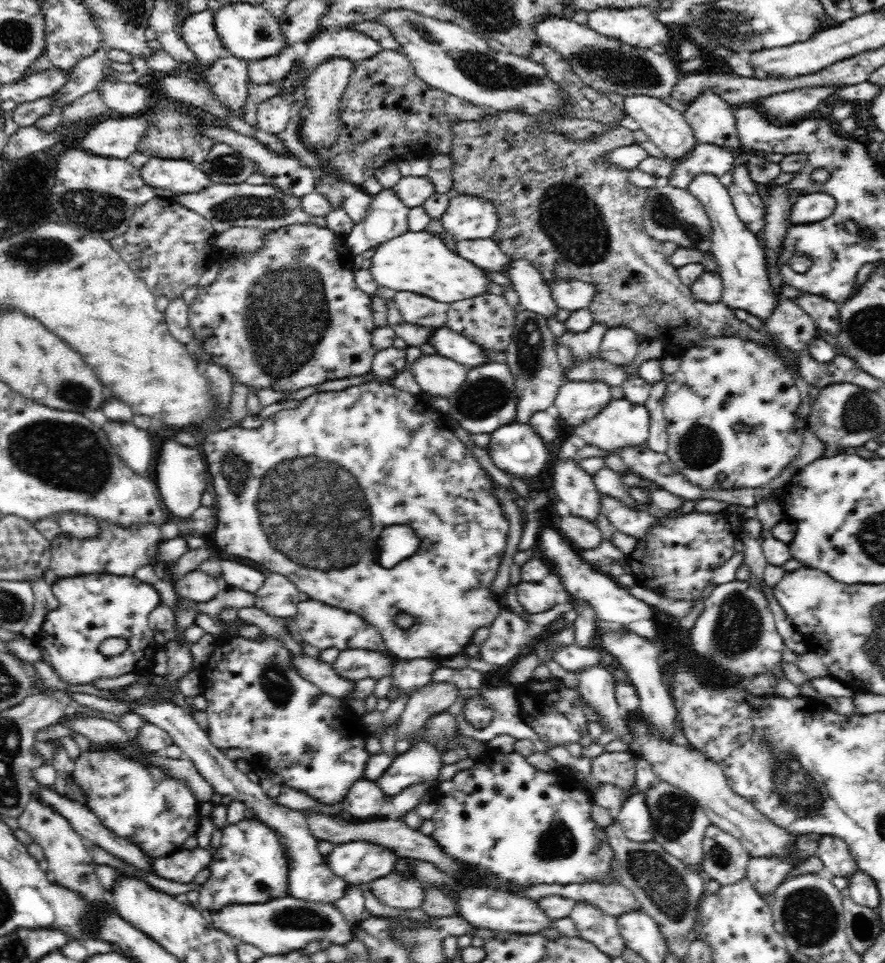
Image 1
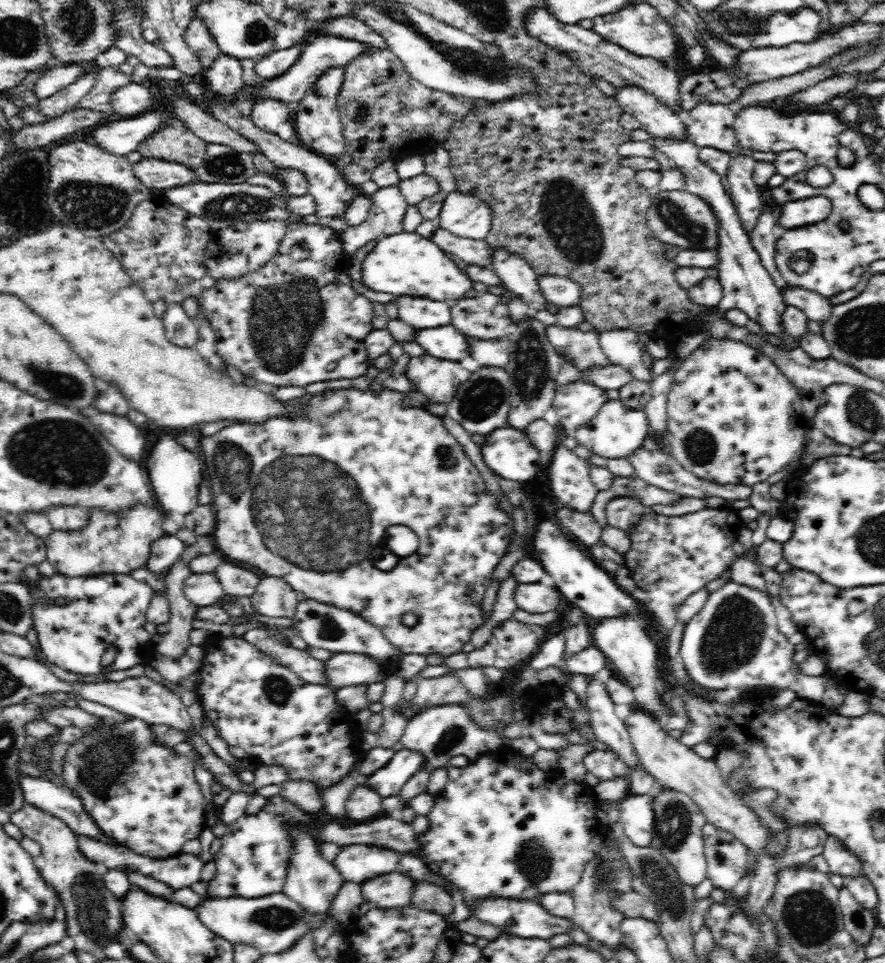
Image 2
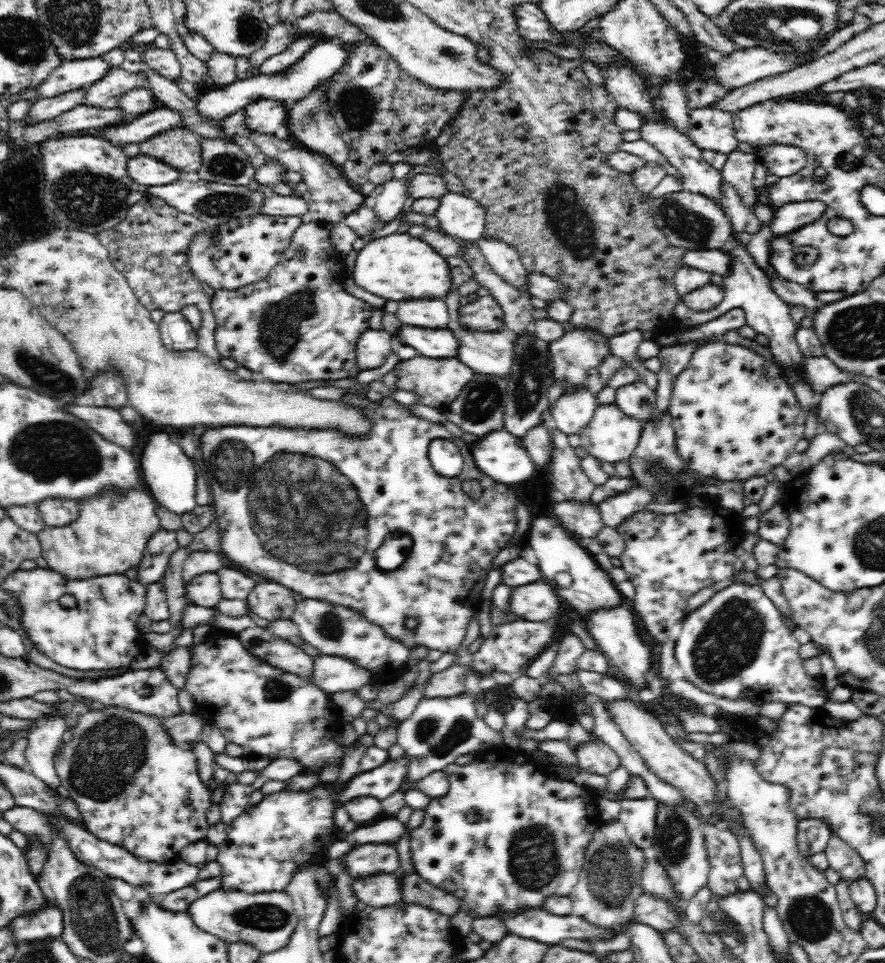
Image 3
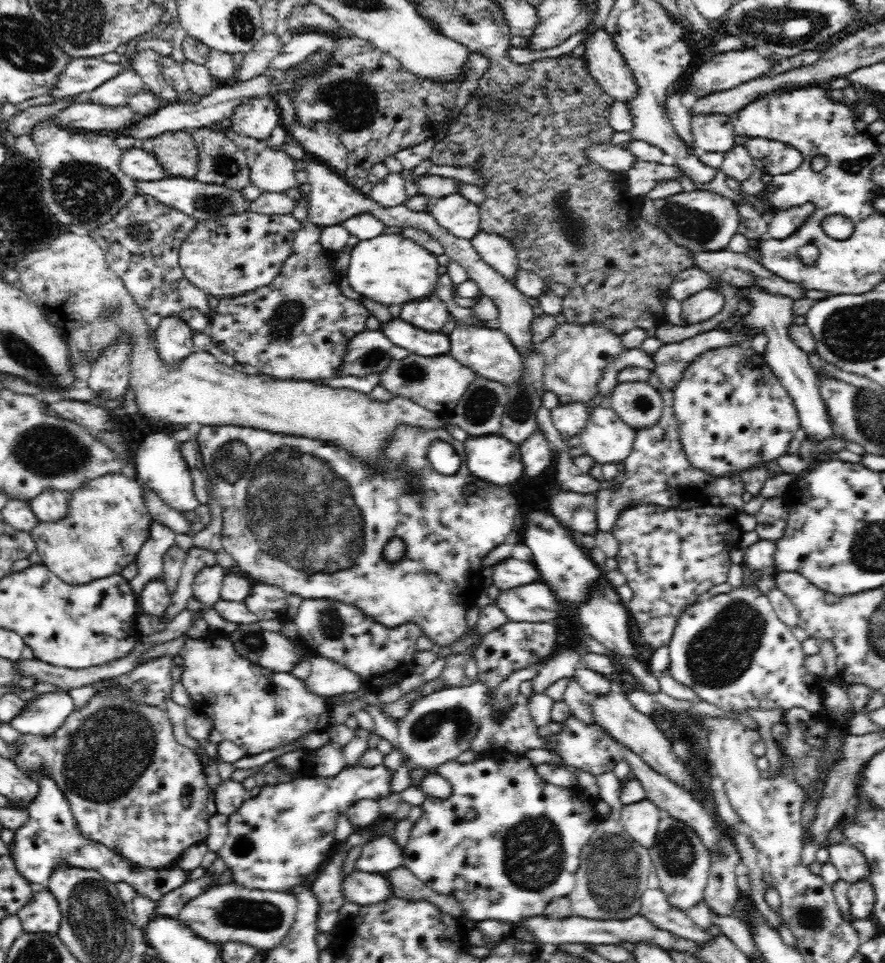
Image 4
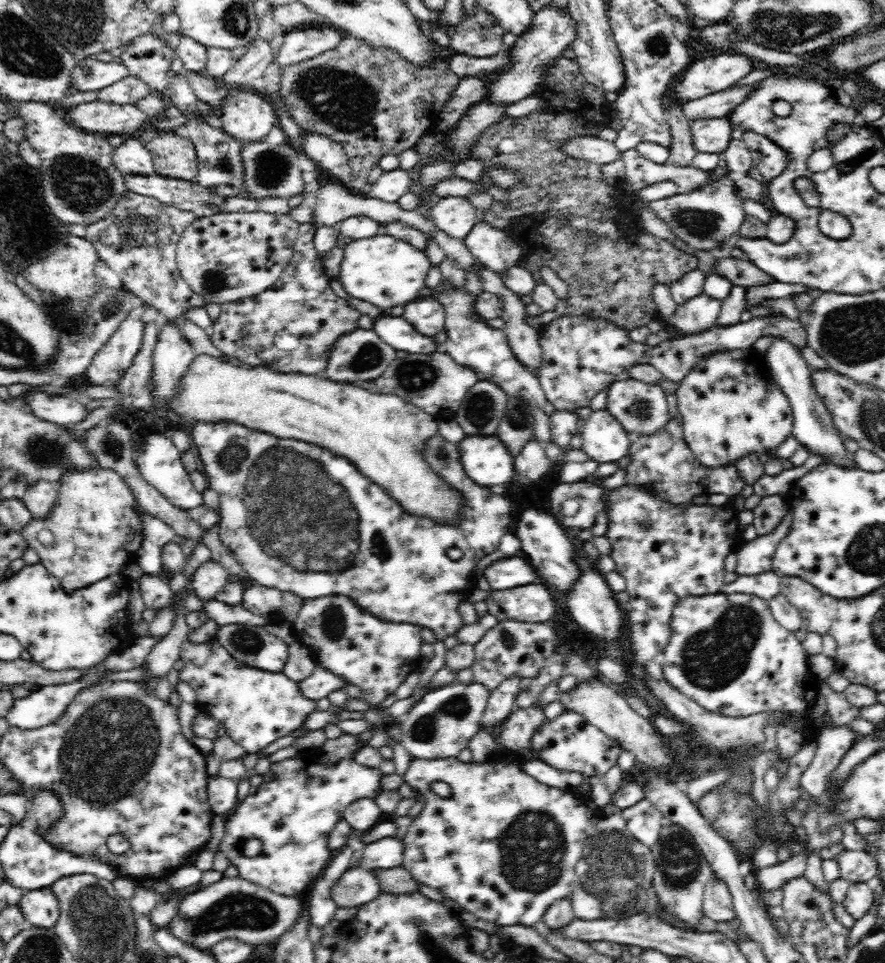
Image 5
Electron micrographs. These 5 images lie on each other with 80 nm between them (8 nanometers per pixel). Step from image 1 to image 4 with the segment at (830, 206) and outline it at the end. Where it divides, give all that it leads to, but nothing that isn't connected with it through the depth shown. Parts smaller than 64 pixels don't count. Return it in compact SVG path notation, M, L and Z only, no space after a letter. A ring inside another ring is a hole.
M811 203L788 208L788 210L775 210L768 219L767 238L786 240L788 236L795 234L814 212L815 207Z

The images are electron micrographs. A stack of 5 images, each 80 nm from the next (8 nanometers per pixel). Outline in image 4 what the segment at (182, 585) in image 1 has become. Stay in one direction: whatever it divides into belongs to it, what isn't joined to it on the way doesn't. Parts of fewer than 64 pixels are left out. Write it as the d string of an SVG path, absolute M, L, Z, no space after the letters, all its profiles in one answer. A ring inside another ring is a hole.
M218 564L202 568L193 581L193 596L204 604L205 608L212 608L212 604L220 599L221 586L227 570Z

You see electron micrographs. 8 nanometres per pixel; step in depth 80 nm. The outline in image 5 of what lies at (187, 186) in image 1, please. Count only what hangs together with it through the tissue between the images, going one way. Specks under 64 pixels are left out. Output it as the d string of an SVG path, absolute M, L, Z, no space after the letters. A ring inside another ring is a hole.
M140 136L126 138L124 142L114 147L112 164L123 175L139 174L140 176L150 176L150 174L154 174L152 155L143 145Z

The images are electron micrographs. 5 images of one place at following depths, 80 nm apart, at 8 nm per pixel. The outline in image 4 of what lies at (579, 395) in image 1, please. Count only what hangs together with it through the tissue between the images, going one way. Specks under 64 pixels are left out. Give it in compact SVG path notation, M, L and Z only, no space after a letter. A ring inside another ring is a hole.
M582 401L556 405L551 410L552 428L560 433L560 439L569 440L572 436L580 434L589 416L588 406Z

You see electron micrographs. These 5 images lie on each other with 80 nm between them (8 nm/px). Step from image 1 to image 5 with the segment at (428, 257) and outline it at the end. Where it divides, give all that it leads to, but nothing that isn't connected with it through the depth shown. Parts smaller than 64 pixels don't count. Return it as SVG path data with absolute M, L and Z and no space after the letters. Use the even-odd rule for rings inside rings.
M379 234L373 238L352 240L348 245L342 245L344 258L340 262L340 274L335 278L344 290L358 300L364 300L380 310L394 308L394 306L405 306L416 300L416 294L424 288L424 279L430 270L430 260L426 258L424 251L414 248L407 241L398 240L394 236Z

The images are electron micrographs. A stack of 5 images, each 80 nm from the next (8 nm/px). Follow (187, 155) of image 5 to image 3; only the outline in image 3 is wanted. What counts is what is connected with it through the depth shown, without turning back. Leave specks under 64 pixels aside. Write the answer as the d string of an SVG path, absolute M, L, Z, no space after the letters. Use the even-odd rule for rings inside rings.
M190 128L167 130L139 143L139 147L142 154L152 156L180 172L194 172L201 167L200 141Z

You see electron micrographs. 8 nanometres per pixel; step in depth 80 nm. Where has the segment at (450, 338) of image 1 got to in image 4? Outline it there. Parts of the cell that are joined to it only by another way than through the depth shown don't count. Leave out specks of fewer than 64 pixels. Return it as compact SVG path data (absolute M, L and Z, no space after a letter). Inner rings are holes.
M400 317L382 321L378 330L392 345L405 348L411 354L432 357L446 355L450 350L449 336L420 330Z

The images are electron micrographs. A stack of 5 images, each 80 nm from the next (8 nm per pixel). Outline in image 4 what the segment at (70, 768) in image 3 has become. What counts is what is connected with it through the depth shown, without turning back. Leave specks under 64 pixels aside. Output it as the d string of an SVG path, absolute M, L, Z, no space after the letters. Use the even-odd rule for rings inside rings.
M113 686L104 688L104 690L95 694L88 704L82 706L82 708L74 708L62 726L58 726L58 730L54 730L52 735L20 733L12 742L8 742L7 746L13 750L13 754L8 759L13 760L14 765L18 769L24 771L24 773L28 773L34 780L38 775L48 775L50 779L56 782L60 792L64 795L66 801L68 801L77 830L80 831L80 835L84 839L102 843L104 847L108 847L110 851L116 853L116 855L120 855L120 859L130 861L136 868L154 870L169 869L177 865L177 860L190 845L198 845L204 842L209 835L211 790L207 783L205 766L201 758L192 748L187 748L175 740L173 724L165 707L154 707L132 701L130 700L128 691L122 689L122 687Z

